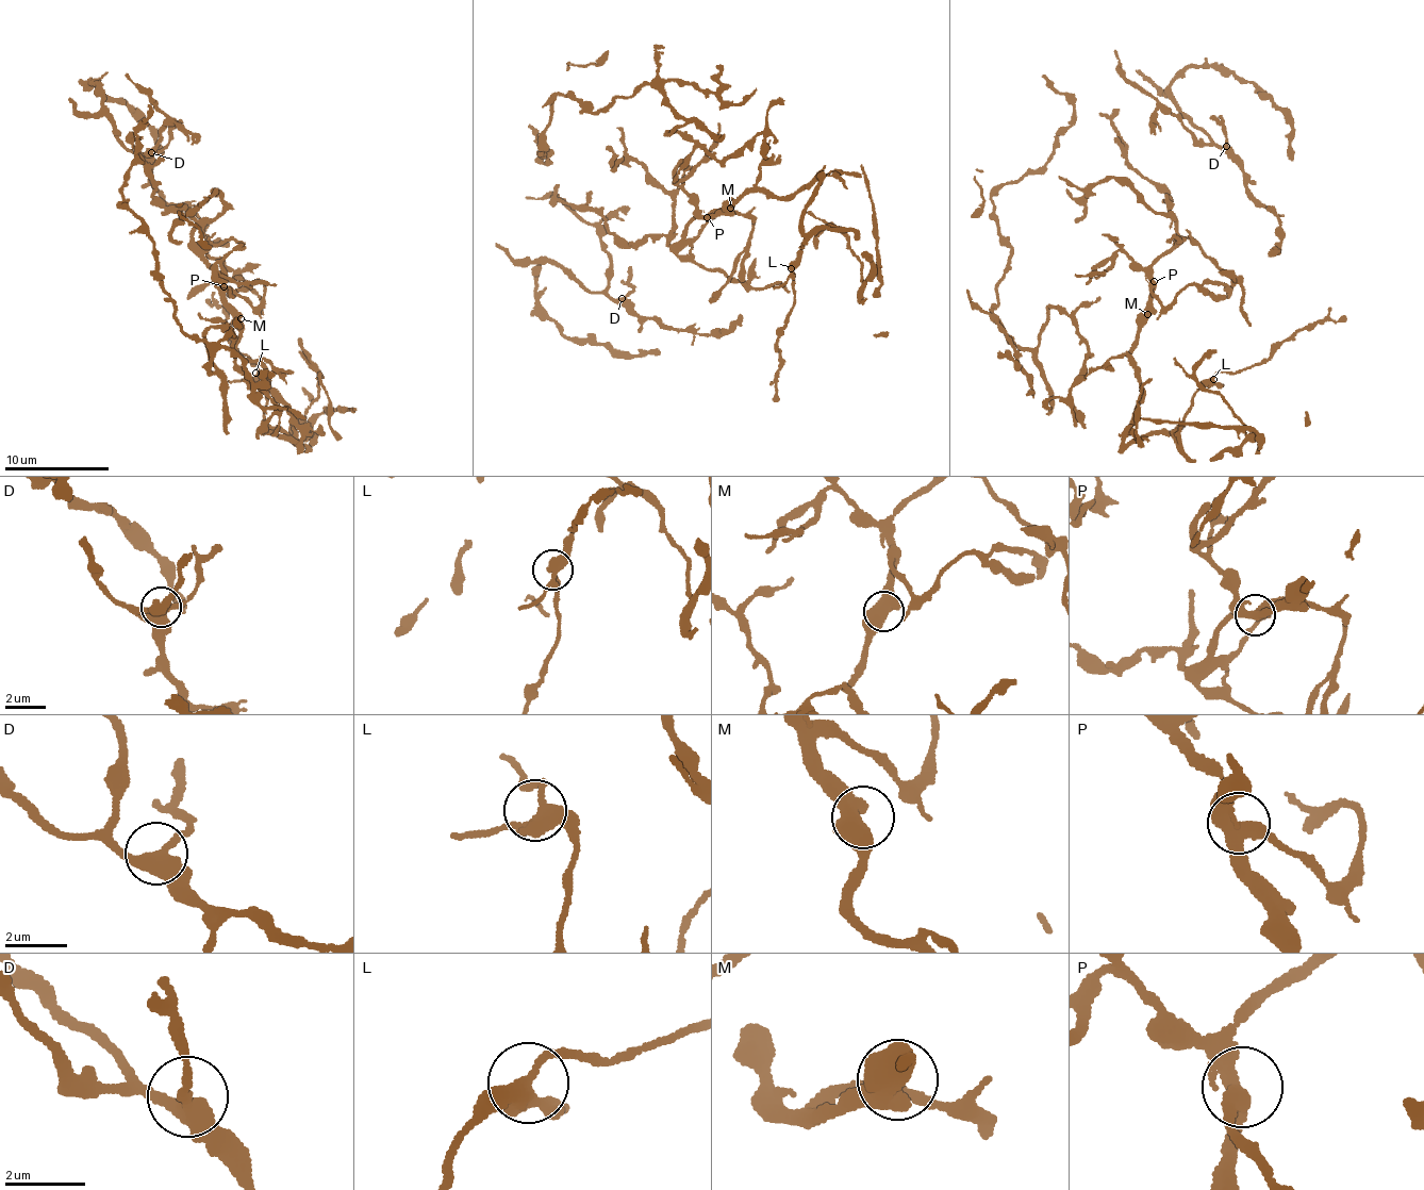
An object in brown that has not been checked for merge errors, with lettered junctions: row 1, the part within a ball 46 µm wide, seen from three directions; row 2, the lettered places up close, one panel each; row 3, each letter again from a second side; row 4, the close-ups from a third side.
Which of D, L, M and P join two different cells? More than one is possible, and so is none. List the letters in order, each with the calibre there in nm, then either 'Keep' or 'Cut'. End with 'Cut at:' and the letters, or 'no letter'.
D: Thickness 360 nm. Keep
L: Thickness 360 nm. Keep
M: Thickness 600 nm. Keep
P: Thickness 420 nm. Keep
Cut at: no letter

